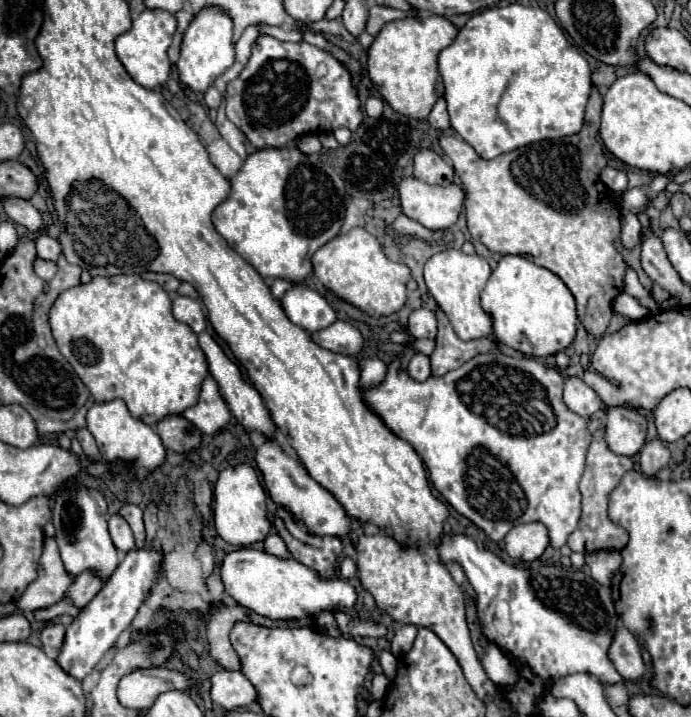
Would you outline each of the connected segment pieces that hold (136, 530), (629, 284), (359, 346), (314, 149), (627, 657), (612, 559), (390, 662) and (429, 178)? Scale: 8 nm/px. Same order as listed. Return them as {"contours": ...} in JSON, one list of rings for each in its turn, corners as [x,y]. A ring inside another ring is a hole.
{"contours":[[[[127,504],[119,510],[119,514],[129,522],[133,534],[135,534],[135,540],[137,540],[137,548],[145,544],[145,524],[143,524],[143,510],[135,504]]],[[[627,270],[627,276],[625,276],[625,292],[627,294],[631,294],[631,296],[635,296],[635,298],[647,298],[647,296],[651,296],[641,284],[639,284],[639,280],[637,280],[637,274],[633,272],[633,270]]],[[[337,320],[329,328],[315,332],[313,340],[321,348],[327,348],[331,352],[339,352],[339,354],[345,354],[345,356],[357,356],[365,348],[361,332],[355,326],[351,326],[349,322],[343,322],[343,320]]],[[[305,134],[297,140],[297,148],[303,152],[303,154],[317,154],[321,152],[321,142],[319,142],[319,136],[315,134]]],[[[619,628],[615,632],[613,644],[609,648],[609,656],[611,656],[611,662],[615,664],[617,672],[625,680],[637,682],[645,674],[645,664],[643,664],[643,658],[641,658],[641,648],[639,648],[635,636],[629,630]]],[[[601,550],[601,552],[585,554],[585,560],[587,560],[587,566],[589,566],[591,578],[595,578],[603,586],[611,584],[613,572],[621,566],[621,554],[613,552],[613,550],[609,550],[609,552]]],[[[383,651],[379,656],[379,661],[384,675],[393,681],[397,673],[397,658],[390,651]]],[[[421,148],[415,154],[415,178],[427,184],[447,186],[453,182],[453,166],[445,162],[437,152],[429,148]]]]}

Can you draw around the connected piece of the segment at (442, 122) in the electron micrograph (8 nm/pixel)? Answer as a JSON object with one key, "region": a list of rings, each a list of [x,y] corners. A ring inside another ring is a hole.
{"region":[[[439,98],[435,108],[429,114],[429,124],[437,130],[447,130],[449,128],[449,114],[447,114],[447,102],[445,98]]]}

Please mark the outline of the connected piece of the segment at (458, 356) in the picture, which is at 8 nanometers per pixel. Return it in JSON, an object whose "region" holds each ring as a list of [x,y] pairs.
{"region":[[[437,308],[435,314],[437,314],[439,330],[437,330],[437,338],[435,338],[435,350],[429,356],[433,376],[443,376],[443,374],[459,368],[459,366],[463,366],[463,362],[469,362],[477,354],[497,350],[497,342],[491,338],[479,338],[473,342],[463,342],[461,338],[457,338],[455,330],[451,328],[445,312],[441,308]]]}

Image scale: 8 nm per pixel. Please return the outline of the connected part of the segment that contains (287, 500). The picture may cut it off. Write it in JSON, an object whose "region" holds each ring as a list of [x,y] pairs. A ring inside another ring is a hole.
{"region":[[[265,440],[265,444],[257,448],[255,460],[263,472],[265,486],[269,488],[269,496],[275,500],[275,504],[289,506],[291,514],[299,522],[303,522],[309,532],[317,536],[337,536],[337,538],[343,538],[345,534],[349,534],[351,518],[337,502],[337,498],[329,490],[319,486],[297,460],[285,454],[285,450],[275,440]]]}

